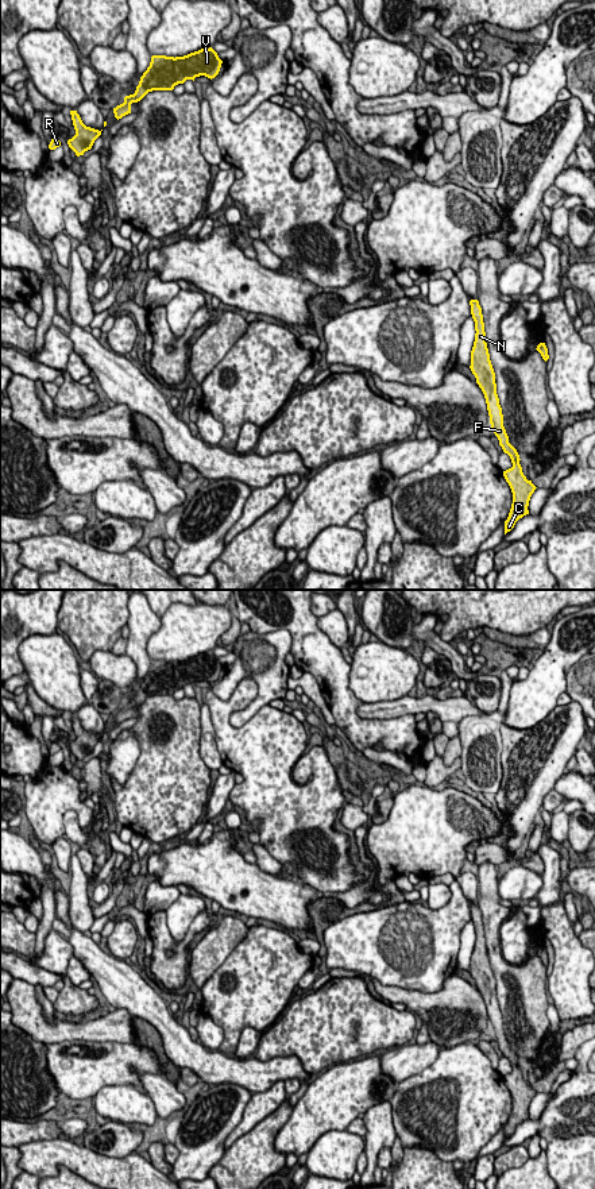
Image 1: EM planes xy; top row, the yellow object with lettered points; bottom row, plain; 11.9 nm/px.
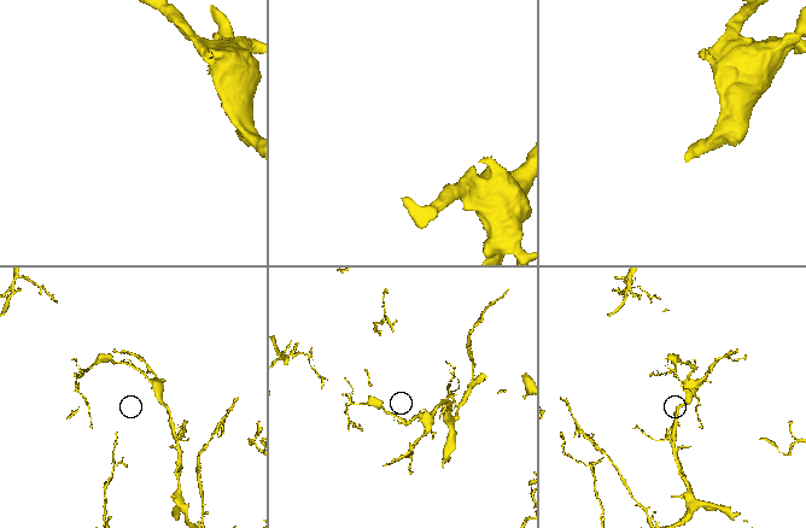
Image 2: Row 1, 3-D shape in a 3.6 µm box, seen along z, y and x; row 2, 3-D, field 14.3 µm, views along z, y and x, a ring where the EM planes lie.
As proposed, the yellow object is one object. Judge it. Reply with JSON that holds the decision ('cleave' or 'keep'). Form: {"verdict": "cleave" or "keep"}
{"verdict": "keep"}

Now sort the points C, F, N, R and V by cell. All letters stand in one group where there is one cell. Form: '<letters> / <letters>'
C F N R V

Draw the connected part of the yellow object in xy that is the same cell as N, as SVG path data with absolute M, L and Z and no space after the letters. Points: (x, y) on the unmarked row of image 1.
M471 904L471 919L475 926L475 946L471 956L471 976L476 983L476 988L482 993L487 1015L490 1020L491 1035L499 1045L503 1057L511 1063L513 1072L503 1076L503 1081L513 1097L513 1108L507 1124L505 1126L505 1139L510 1136L515 1127L529 1119L528 1111L532 1099L537 1093L532 1085L528 1085L519 1069L517 1054L509 1047L509 1041L503 1031L503 1019L497 999L495 977L490 965L490 958L486 947L486 937L482 912L478 904Z

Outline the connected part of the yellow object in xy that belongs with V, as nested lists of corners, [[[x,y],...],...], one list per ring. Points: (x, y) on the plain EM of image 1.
[[[201,653],[183,661],[152,660],[150,671],[140,682],[134,699],[125,700],[124,707],[113,713],[115,722],[119,725],[131,718],[131,709],[140,706],[152,695],[173,695],[175,690],[183,688],[200,680],[215,683],[223,665],[217,657]]]

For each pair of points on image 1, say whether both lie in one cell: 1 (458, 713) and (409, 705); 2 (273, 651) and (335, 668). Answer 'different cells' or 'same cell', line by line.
1: same cell
2: different cells

